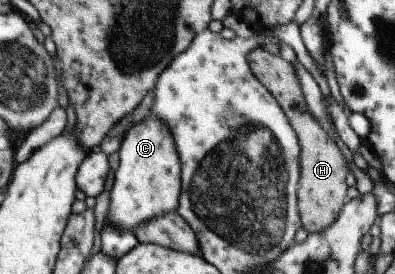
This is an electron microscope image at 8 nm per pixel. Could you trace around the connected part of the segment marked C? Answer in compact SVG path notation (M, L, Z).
M153 113L135 123L117 151L120 164L110 190L110 206L105 220L109 225L136 230L163 213L177 212L183 192L180 150L173 131Z

